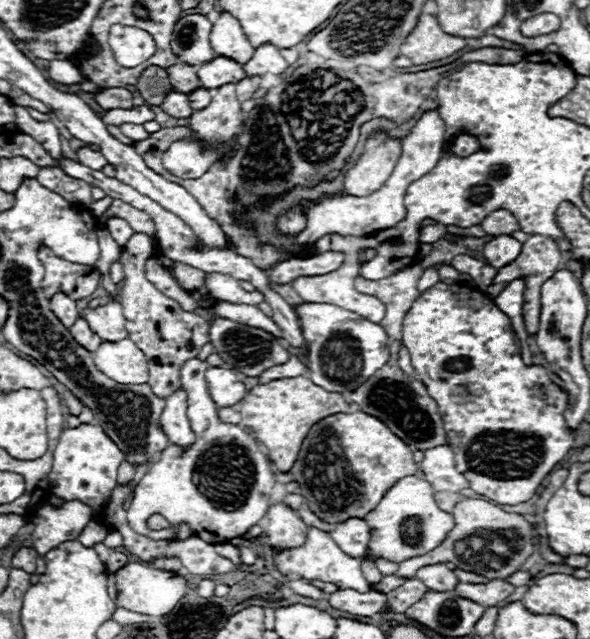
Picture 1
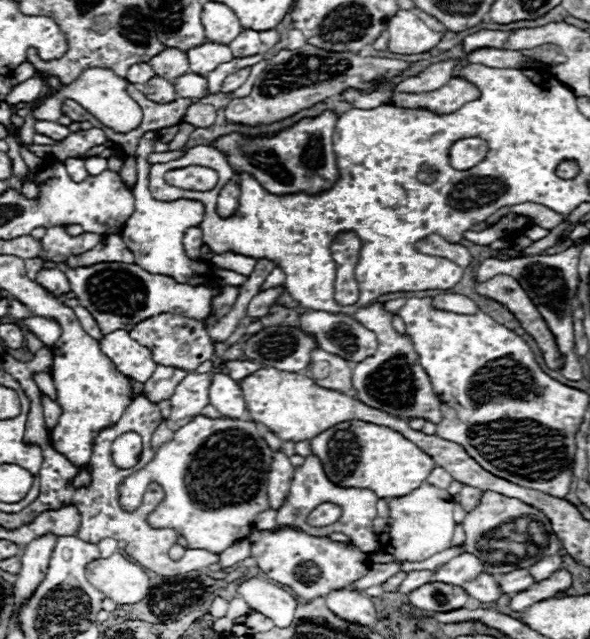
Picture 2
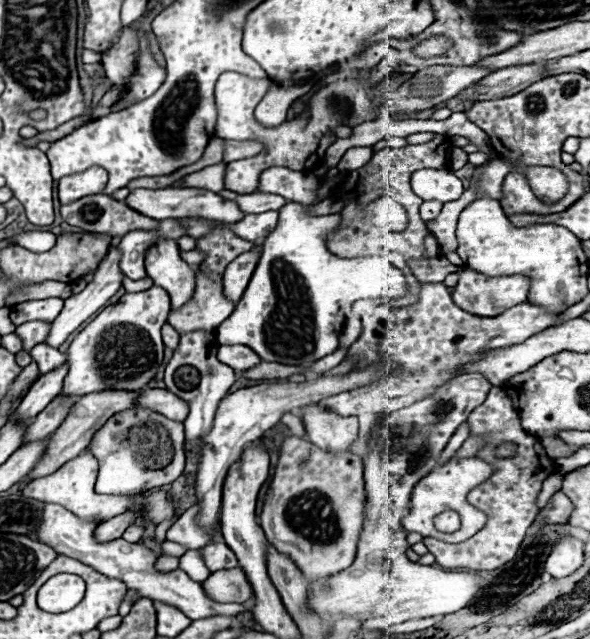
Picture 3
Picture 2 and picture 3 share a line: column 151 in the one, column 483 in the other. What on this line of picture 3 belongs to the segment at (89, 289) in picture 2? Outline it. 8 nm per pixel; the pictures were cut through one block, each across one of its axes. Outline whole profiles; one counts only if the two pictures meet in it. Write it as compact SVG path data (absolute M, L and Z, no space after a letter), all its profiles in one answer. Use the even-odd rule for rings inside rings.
M458 268L458 284L454 286L452 300L458 308L472 312L474 316L500 316L506 308L522 304L528 300L528 278L526 276L486 276L470 268Z

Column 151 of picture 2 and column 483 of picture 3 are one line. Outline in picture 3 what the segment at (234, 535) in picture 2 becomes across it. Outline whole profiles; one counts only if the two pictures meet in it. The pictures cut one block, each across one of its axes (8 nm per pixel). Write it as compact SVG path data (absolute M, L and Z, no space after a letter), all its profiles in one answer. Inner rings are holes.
M478 456L464 458L464 460L452 458L448 464L436 466L428 476L424 476L424 480L420 480L416 484L416 488L412 492L412 498L410 498L410 512L402 520L404 530L406 532L416 532L416 534L422 534L422 536L432 536L432 538L438 538L442 542L452 542L452 544L468 540L470 536L474 536L486 524L486 514L476 510L474 506L470 506L466 502L466 496L472 488L486 482L492 474L494 474L492 466L486 464L484 460L480 460ZM444 510L454 510L454 512L460 514L460 530L456 530L452 534L444 534L444 532L434 528L434 518L438 514L442 514Z

